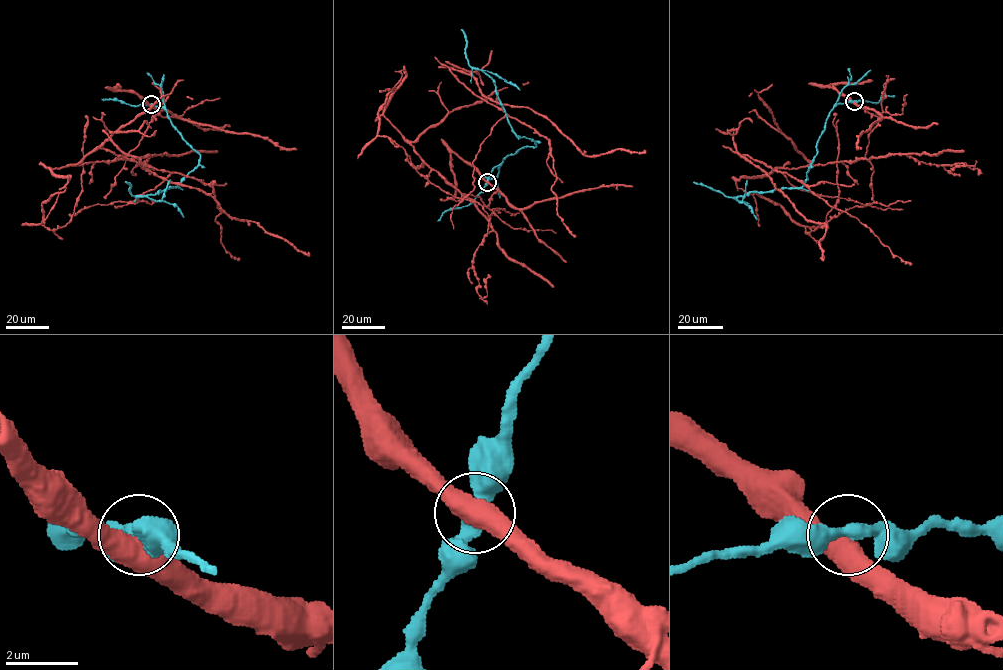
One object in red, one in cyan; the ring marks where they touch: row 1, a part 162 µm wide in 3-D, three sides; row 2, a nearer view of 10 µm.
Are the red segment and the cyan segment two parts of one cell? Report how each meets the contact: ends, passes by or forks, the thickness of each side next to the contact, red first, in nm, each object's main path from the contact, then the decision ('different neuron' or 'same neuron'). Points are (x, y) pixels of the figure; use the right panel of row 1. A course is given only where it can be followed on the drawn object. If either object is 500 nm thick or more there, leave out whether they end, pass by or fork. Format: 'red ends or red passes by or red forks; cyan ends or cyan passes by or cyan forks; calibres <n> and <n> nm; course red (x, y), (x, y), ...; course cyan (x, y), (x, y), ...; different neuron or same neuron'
calibres 550 and 400 nm; course red (853, 102), (878, 119), (864, 158), (736, 181), (807, 233), (872, 204), (765, 166), (826, 224), (820, 257); course cyan (853, 101), (836, 105), (829, 113), (807, 180), (801, 187), (748, 192), (731, 197), (693, 182); same neuron

